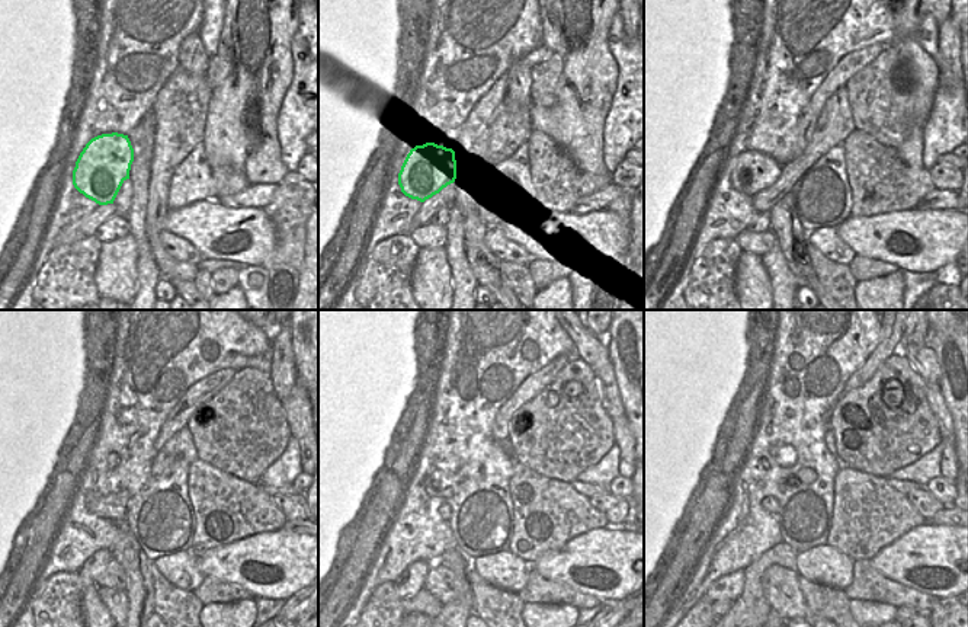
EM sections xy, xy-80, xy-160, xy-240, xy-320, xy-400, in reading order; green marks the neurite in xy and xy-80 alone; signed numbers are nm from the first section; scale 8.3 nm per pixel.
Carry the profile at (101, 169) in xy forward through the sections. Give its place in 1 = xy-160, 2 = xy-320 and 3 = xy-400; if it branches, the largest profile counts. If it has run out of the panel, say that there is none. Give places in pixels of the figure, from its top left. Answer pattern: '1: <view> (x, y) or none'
1: xy-160 (752, 172)
2: xy-320 (444, 511)
3: xy-400 (769, 504)

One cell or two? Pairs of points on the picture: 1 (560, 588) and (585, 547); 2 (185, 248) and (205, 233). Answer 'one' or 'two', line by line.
1: two
2: two

